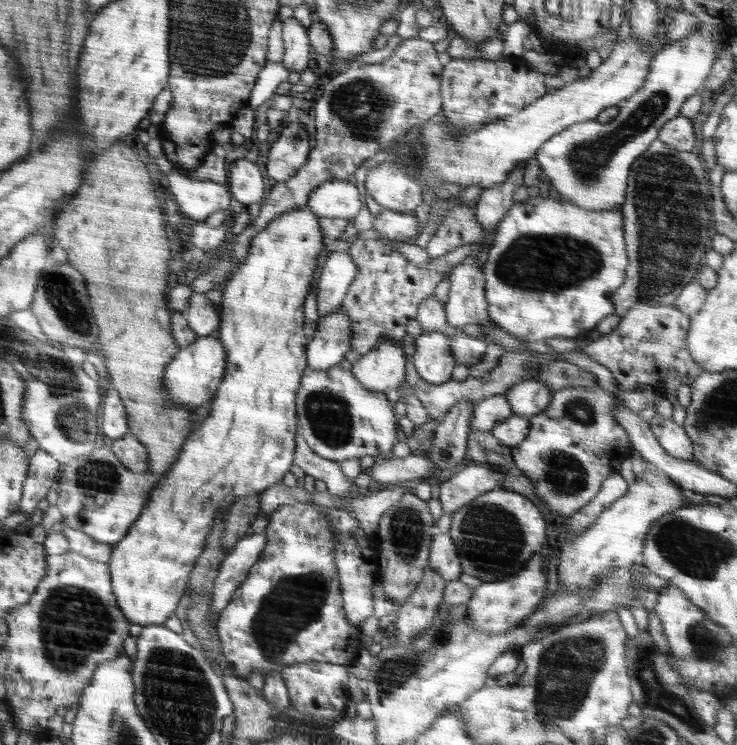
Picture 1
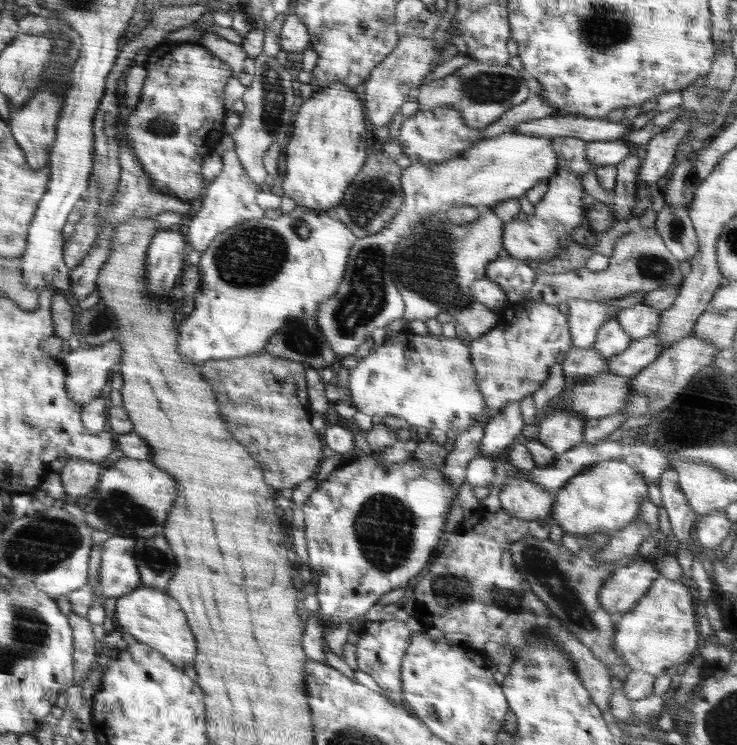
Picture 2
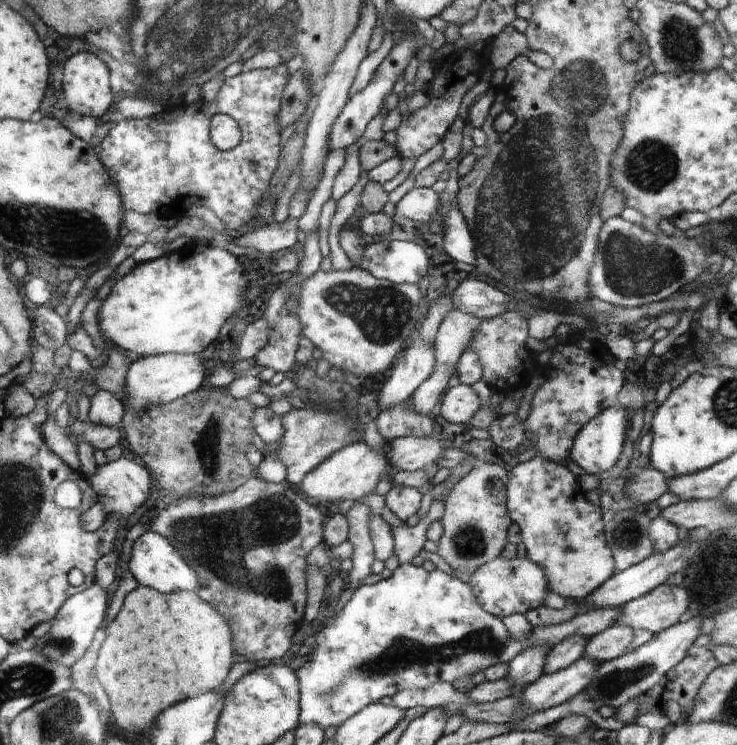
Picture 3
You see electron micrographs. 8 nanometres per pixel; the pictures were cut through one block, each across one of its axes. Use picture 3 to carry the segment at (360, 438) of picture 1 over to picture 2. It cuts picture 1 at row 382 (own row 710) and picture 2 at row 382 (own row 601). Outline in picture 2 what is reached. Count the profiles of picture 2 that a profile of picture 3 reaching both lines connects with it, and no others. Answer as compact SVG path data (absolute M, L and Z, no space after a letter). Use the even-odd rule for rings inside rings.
M387 330L379 334L378 345L366 357L359 357L358 364L349 372L348 395L354 401L356 410L368 414L375 420L386 415L394 415L408 422L409 426L438 428L446 433L462 434L468 427L478 423L484 415L484 398L478 388L478 378L469 346L457 338L445 338L443 335L418 336L409 331L398 334Z

